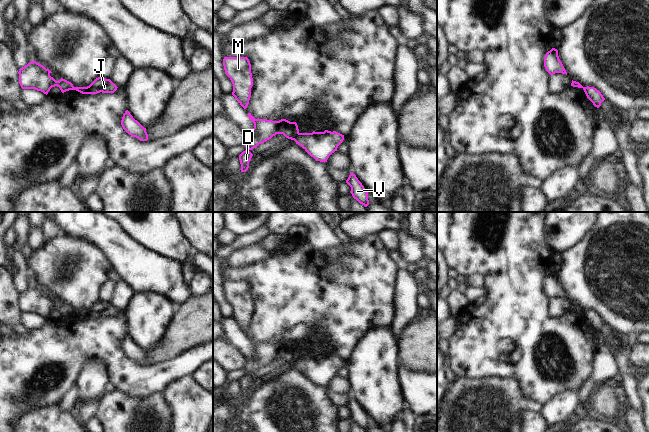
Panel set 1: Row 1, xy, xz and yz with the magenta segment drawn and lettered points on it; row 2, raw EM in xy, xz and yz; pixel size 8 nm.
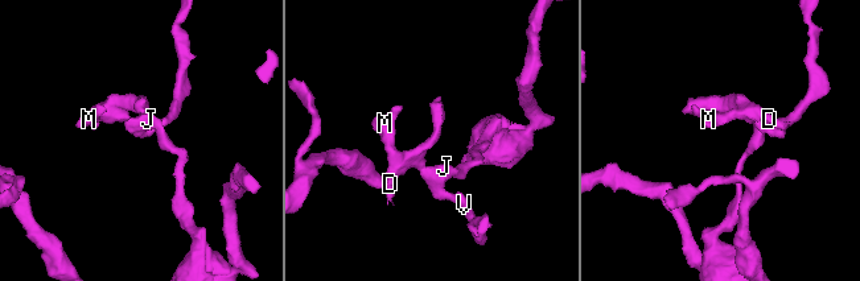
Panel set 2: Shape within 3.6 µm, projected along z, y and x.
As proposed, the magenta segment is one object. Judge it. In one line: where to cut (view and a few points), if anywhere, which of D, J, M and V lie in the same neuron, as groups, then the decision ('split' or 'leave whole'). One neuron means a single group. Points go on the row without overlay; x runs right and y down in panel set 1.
cut xz (299, 357), (291, 363); groups D M / J V; split

